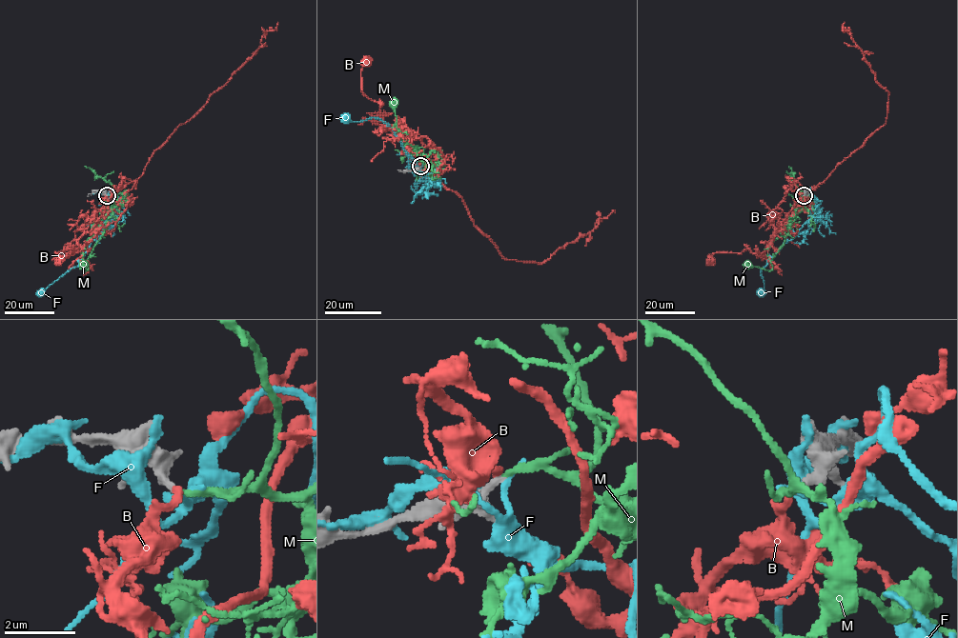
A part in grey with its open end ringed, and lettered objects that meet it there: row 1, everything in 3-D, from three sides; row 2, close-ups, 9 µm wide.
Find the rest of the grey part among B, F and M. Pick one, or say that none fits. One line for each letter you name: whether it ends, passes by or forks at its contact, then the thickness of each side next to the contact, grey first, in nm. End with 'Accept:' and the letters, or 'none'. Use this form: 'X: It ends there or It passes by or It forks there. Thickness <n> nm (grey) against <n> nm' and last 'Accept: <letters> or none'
M: It ends there. Thickness 220 nm (grey) against 160 nm
Accept: M

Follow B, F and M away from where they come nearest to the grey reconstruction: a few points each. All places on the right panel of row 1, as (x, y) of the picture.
B: (803, 194), (763, 251), (753, 253), (745, 249), (741, 253), (715, 252), (708, 259), (710, 260)
F: (804, 194), (809, 188), (821, 202), (816, 210), (809, 210), (812, 217), (761, 269), (764, 284), (762, 293)
M: (803, 194), (806, 202), (796, 209), (784, 244), (772, 260), (772, 269), (766, 270), (747, 265)

